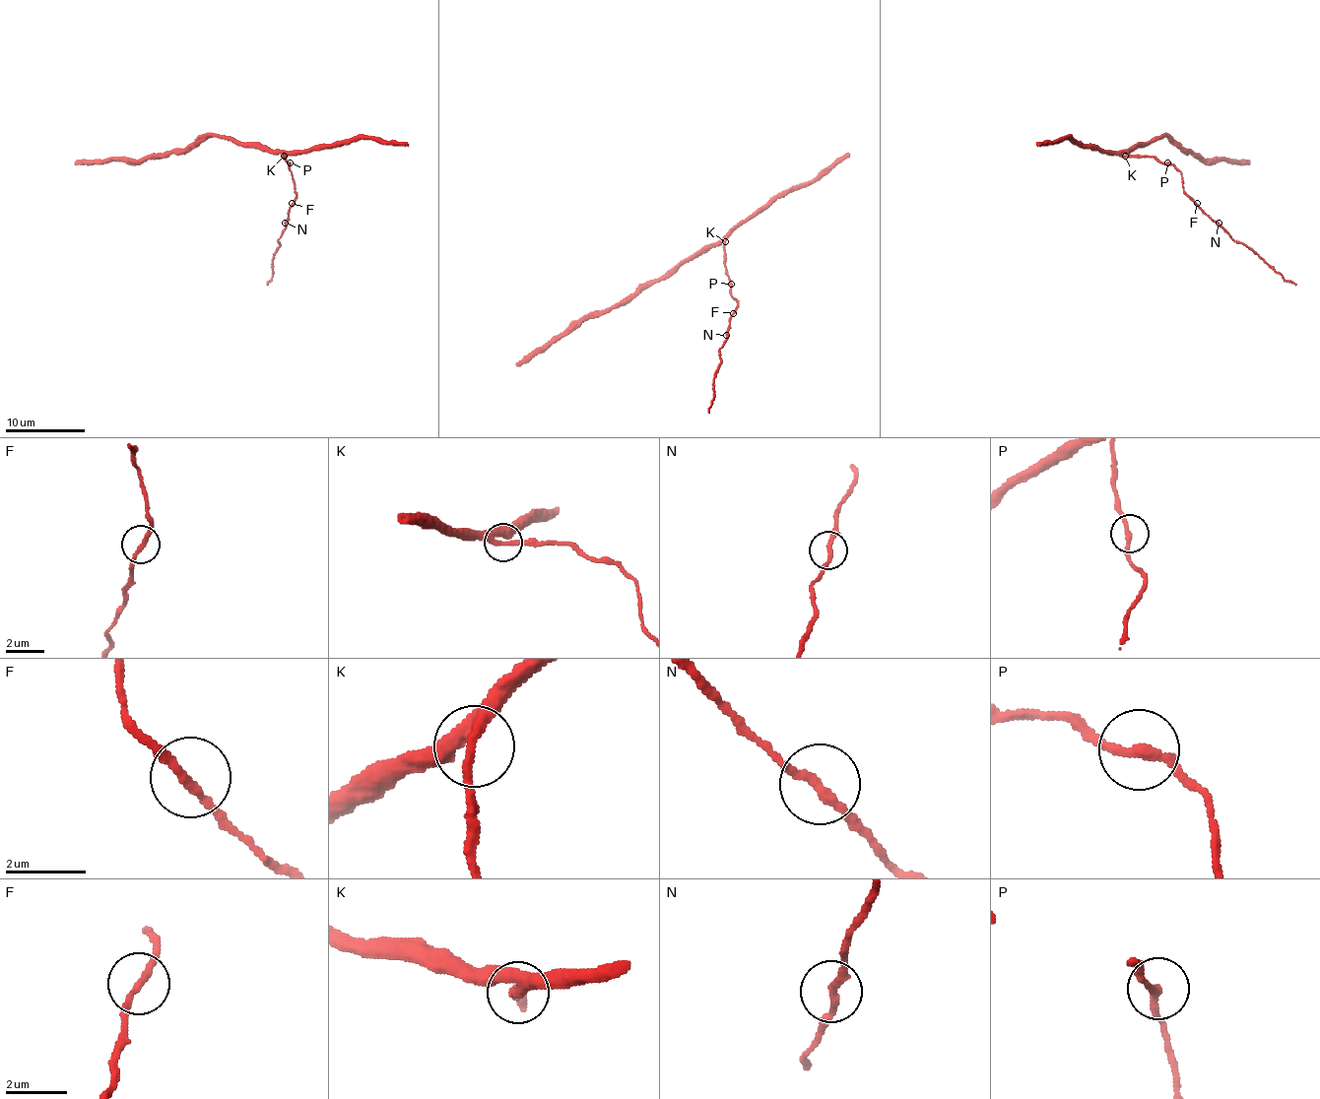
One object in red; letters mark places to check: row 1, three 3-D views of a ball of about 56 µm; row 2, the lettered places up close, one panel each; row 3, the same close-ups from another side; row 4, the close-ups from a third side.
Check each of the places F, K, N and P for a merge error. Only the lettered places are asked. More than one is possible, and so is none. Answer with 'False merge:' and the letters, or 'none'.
False merge: none

